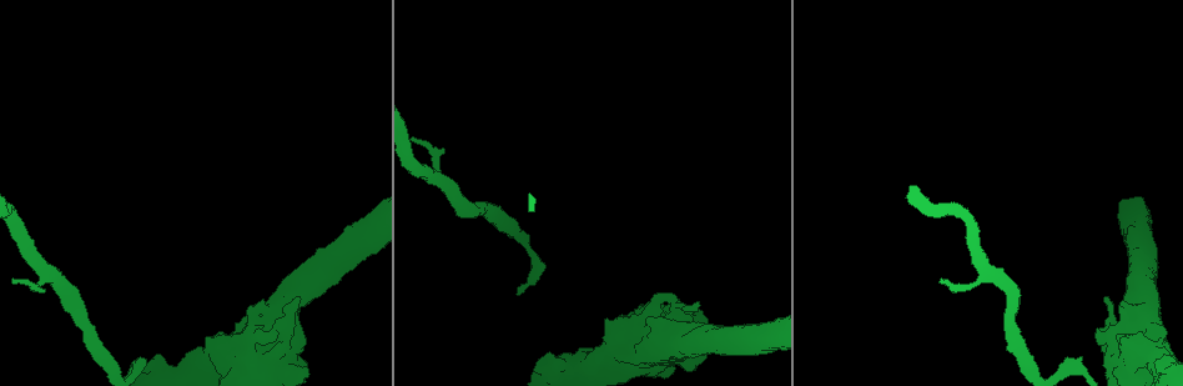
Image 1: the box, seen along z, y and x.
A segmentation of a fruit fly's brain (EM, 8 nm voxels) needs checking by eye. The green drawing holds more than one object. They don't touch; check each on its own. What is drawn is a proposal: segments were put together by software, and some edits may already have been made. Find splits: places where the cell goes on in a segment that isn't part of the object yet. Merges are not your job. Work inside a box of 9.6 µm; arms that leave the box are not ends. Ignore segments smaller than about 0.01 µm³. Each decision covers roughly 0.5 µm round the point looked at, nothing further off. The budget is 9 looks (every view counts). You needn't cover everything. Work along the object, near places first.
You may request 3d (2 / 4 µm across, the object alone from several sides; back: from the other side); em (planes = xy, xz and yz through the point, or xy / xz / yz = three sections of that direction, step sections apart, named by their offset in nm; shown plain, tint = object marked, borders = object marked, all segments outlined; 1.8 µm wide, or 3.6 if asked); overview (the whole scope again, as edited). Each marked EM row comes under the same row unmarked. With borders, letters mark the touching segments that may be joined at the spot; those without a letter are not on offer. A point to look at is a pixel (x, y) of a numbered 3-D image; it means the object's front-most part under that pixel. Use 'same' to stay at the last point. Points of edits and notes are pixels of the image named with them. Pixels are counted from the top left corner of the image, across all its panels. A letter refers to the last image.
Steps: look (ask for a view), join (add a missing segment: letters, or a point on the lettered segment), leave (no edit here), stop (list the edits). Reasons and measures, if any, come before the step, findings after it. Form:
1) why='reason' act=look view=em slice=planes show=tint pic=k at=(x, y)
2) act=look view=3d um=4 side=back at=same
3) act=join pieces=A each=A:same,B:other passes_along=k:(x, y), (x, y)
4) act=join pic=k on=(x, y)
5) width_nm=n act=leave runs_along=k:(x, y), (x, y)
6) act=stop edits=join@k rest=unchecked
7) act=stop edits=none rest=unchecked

why='branch stops here' act=look view=3d um=2 pic=1 at=(413, 140)

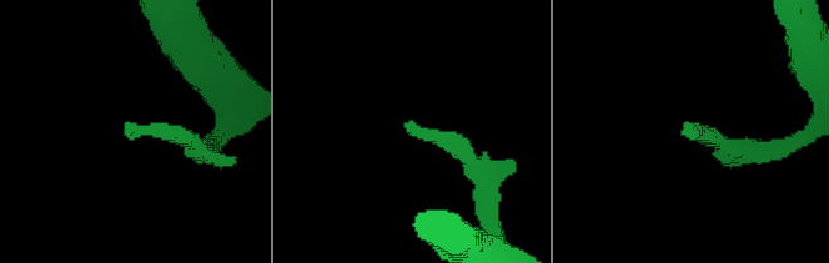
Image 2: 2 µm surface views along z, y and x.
why='shape alone is not enough' act=look view=em um=3.6 slice=planes show=borders pic=2 at=(125, 134)

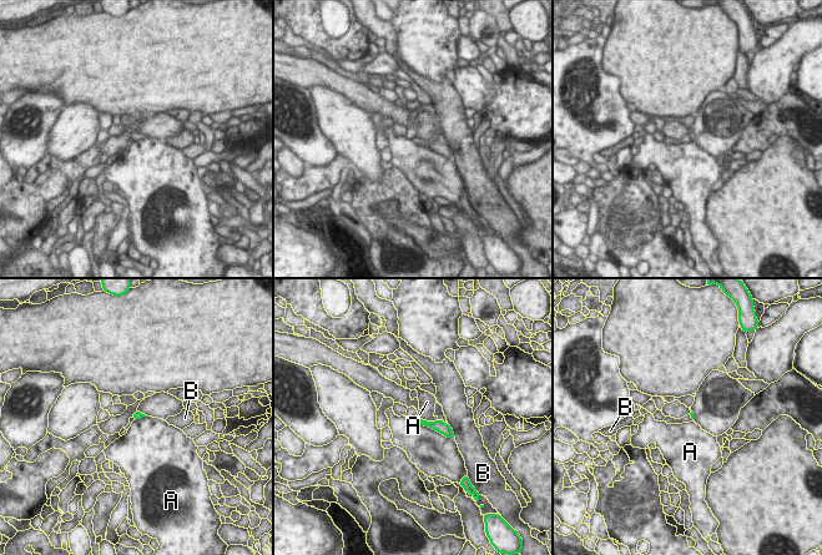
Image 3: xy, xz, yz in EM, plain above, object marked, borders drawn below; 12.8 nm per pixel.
act=leave each=A:other,B:other border=3:(417, 414), (419, 418), (435, 420) found='none of them fits'

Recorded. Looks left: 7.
why='free end' act=look view=em slice=yz step=8 show=tint pic=1 at=(1105, 296)

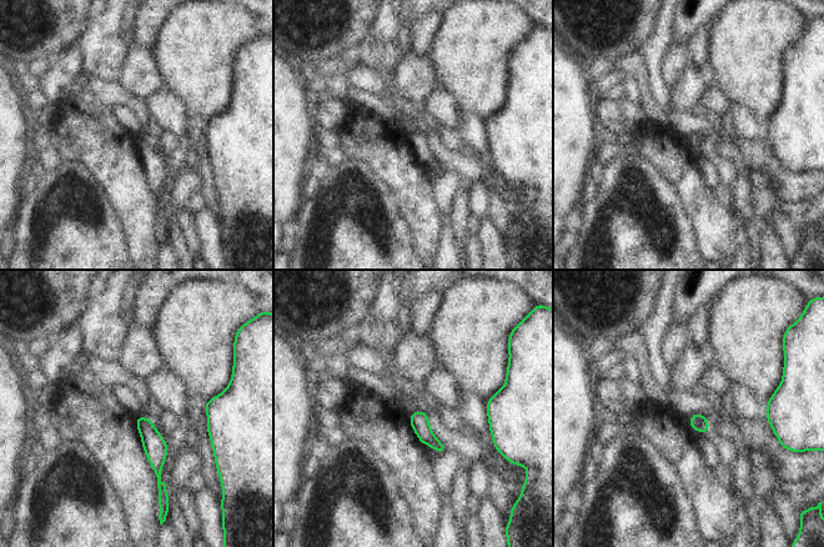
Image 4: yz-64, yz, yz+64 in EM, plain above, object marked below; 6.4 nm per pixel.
why='cut it another way' act=look view=em slice=planes show=borders at=same

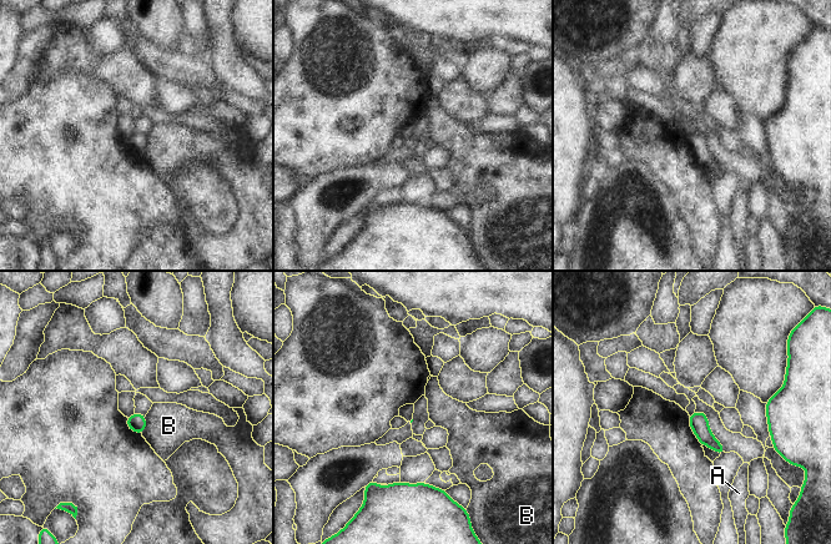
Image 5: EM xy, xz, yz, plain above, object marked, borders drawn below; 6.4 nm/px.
act=leave each=A:other,B:other border=5:(146, 416), (146, 428), (141, 433) found='no lettered segment goes on from it'

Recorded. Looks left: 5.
why='closes a loop' act=look view=em um=3.6 slice=planes show=tint pic=1 at=(273, 364)

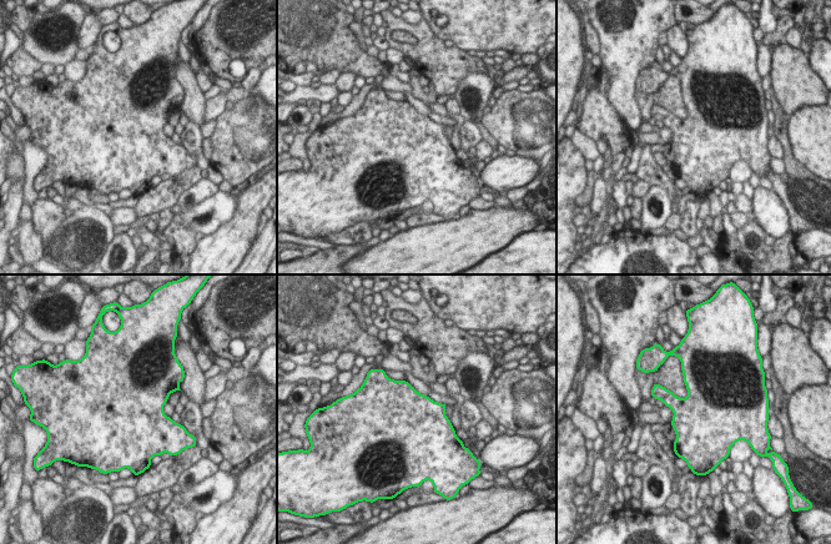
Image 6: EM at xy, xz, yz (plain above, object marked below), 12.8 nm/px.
why='what lies round it' act=look view=em um=3.6 slice=planes show=borders at=same

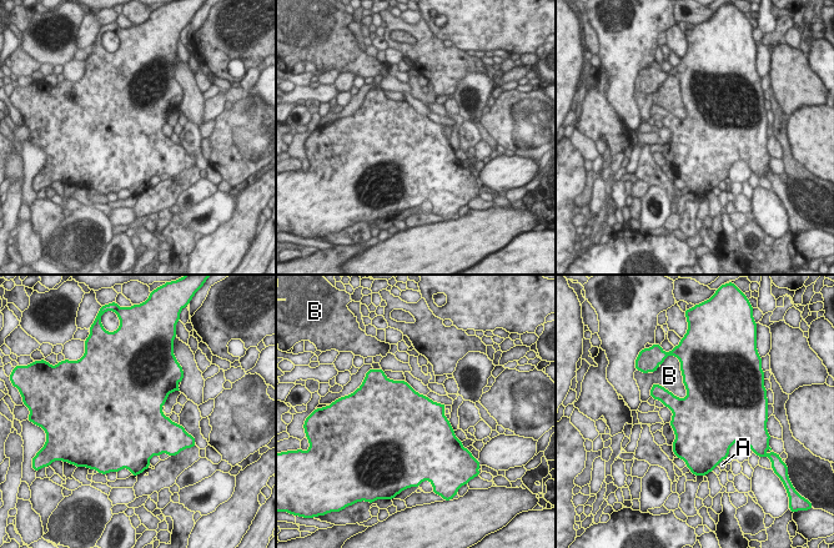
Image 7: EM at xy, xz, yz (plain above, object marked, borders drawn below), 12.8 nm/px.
width_nm=850 act=leave each=A:other,B:other border=7:(663, 386), (681, 398), (687, 396) found='none of them fits'

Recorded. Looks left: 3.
why='sharp bend' act=look view=em slice=planes show=borders pic=1 at=(535, 271)

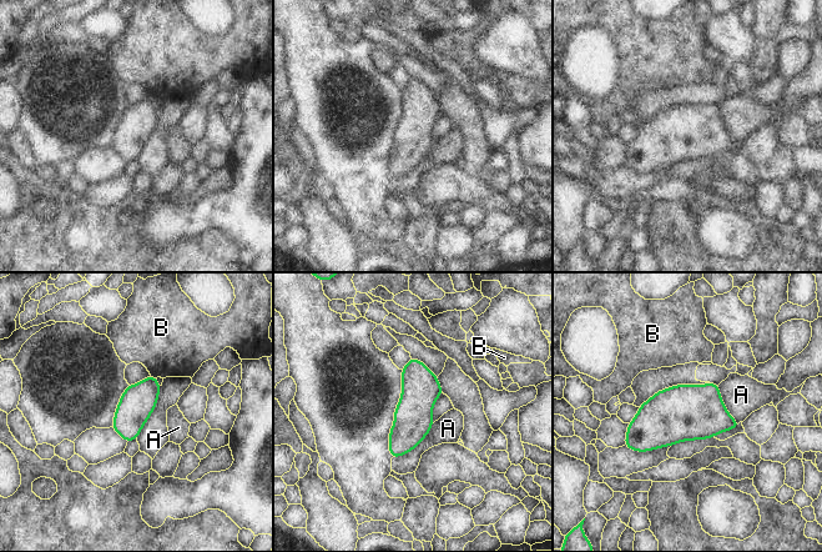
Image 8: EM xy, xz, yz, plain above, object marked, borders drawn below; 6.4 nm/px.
width_nm=220 longest_contact=A:360nm act=leave each=A:other,B:other found='none of them fits'

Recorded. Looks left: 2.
act=stop edits=none rest=unchecked

